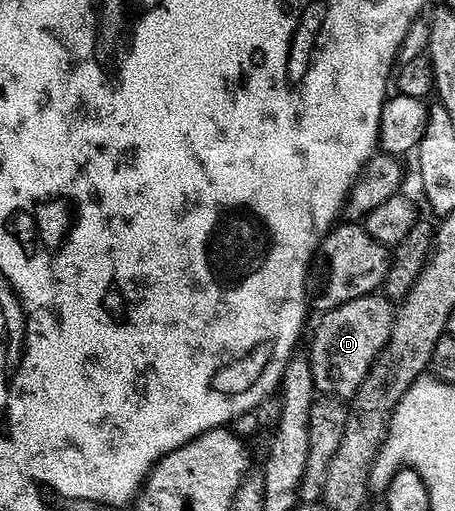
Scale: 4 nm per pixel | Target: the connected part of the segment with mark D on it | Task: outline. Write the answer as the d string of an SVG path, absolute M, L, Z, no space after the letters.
M371 294L348 302L321 317L322 325L314 336L314 349L308 353L314 369L314 387L323 397L339 396L349 401L366 380L366 375L386 349L394 329L396 312L391 301L378 294Z

